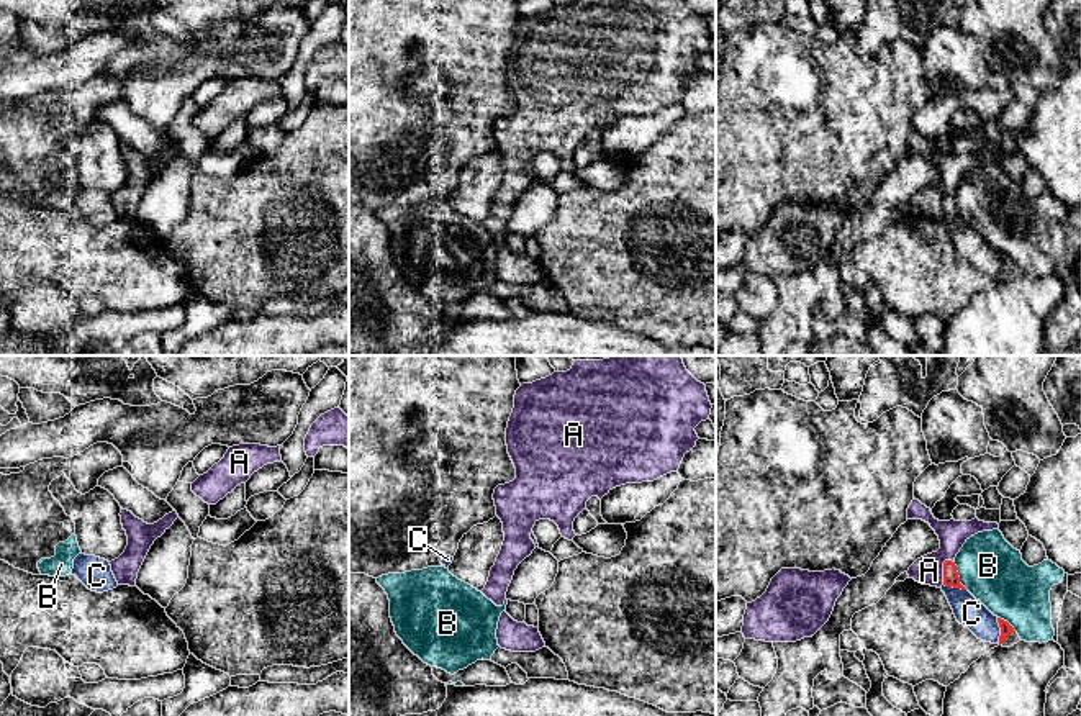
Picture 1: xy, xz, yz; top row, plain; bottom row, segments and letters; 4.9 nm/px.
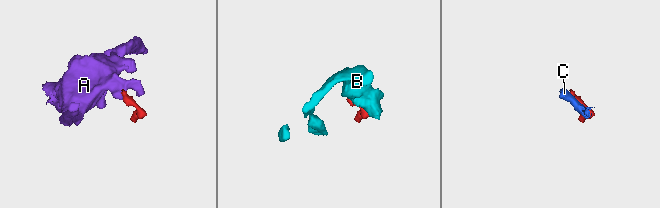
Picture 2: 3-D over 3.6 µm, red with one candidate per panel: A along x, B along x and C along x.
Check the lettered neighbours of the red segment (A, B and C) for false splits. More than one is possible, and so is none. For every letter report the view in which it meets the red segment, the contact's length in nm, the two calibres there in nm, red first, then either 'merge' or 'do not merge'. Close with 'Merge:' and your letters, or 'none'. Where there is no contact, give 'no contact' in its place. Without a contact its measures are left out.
A: contact in yz; length 130 nm; calibres 80 and 140 nm; do not merge
B: contact in yz; length 150 nm; calibres 80 and 300 nm; do not merge
C: contact in yz; length 120 nm; calibres 60 and 150 nm; do not merge
Merge: none

